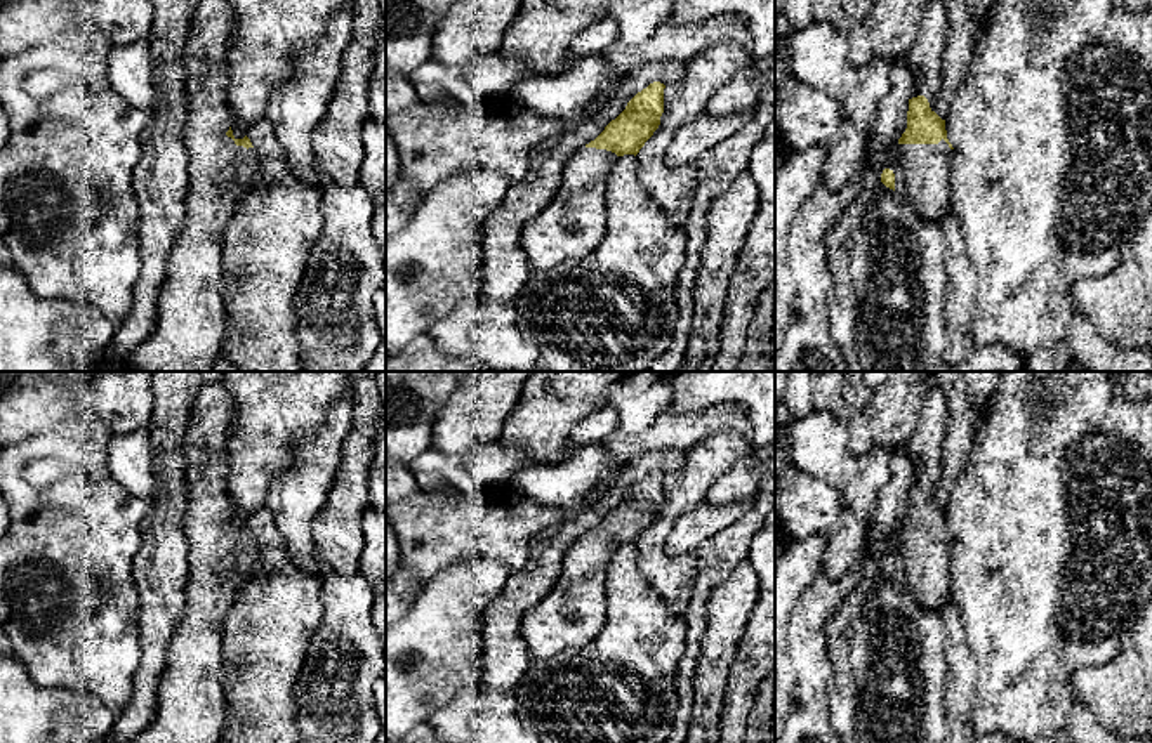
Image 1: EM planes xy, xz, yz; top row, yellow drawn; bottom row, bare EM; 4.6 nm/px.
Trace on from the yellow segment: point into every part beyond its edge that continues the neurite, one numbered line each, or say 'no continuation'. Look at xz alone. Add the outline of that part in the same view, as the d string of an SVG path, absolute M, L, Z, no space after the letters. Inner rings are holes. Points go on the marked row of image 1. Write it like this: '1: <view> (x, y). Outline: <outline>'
1: xz (574, 223). Outline: M582 148L566 163L553 201L521 231L533 273L589 255L606 234L606 177L617 161L606 149Z

